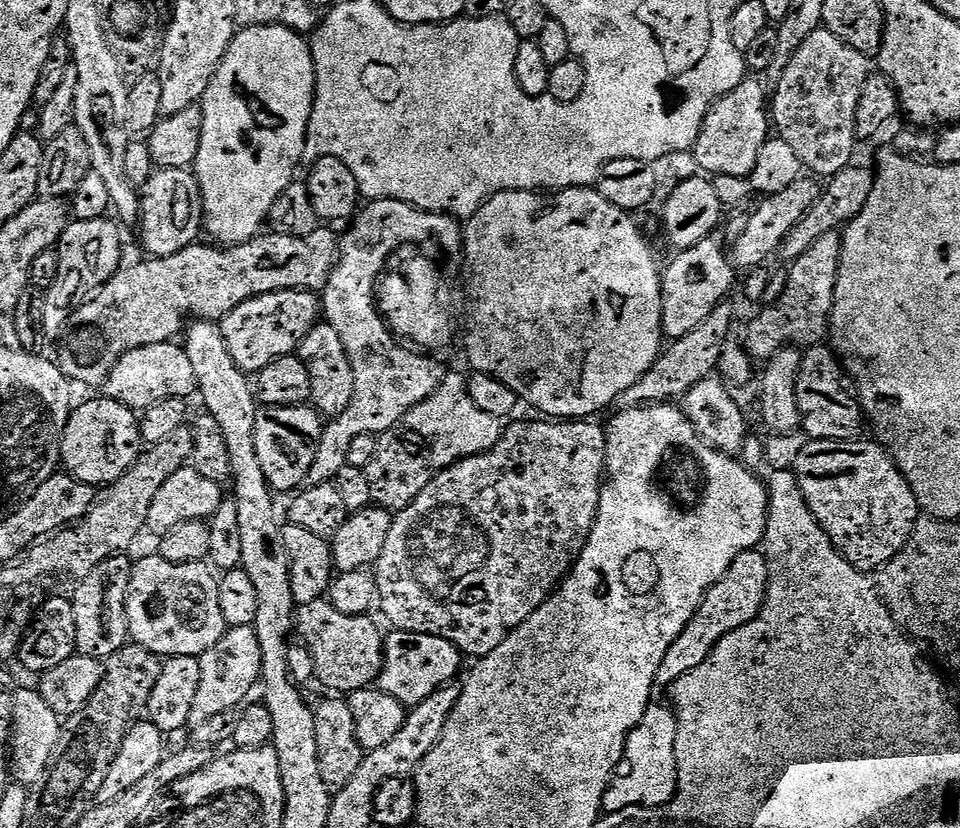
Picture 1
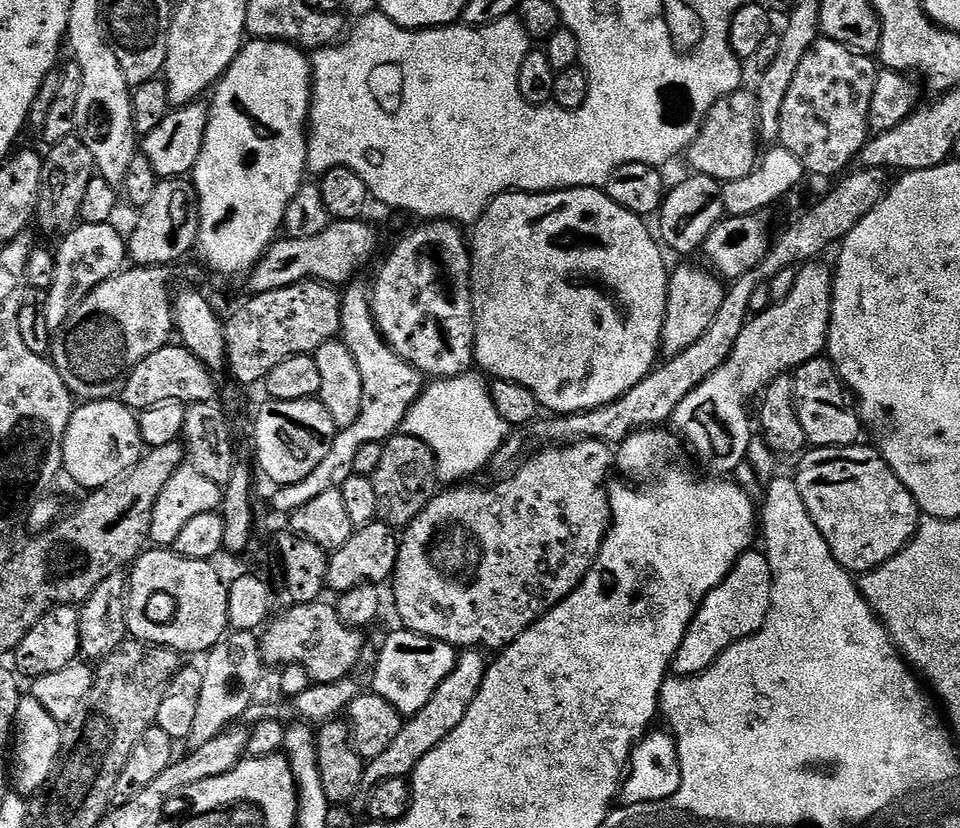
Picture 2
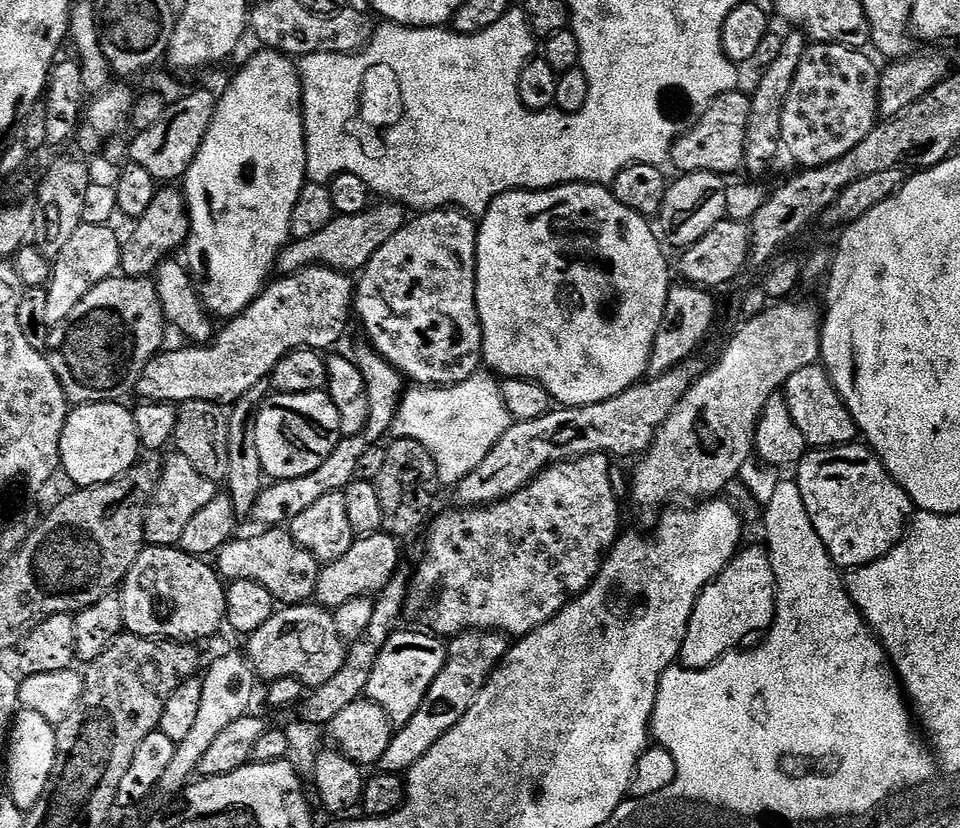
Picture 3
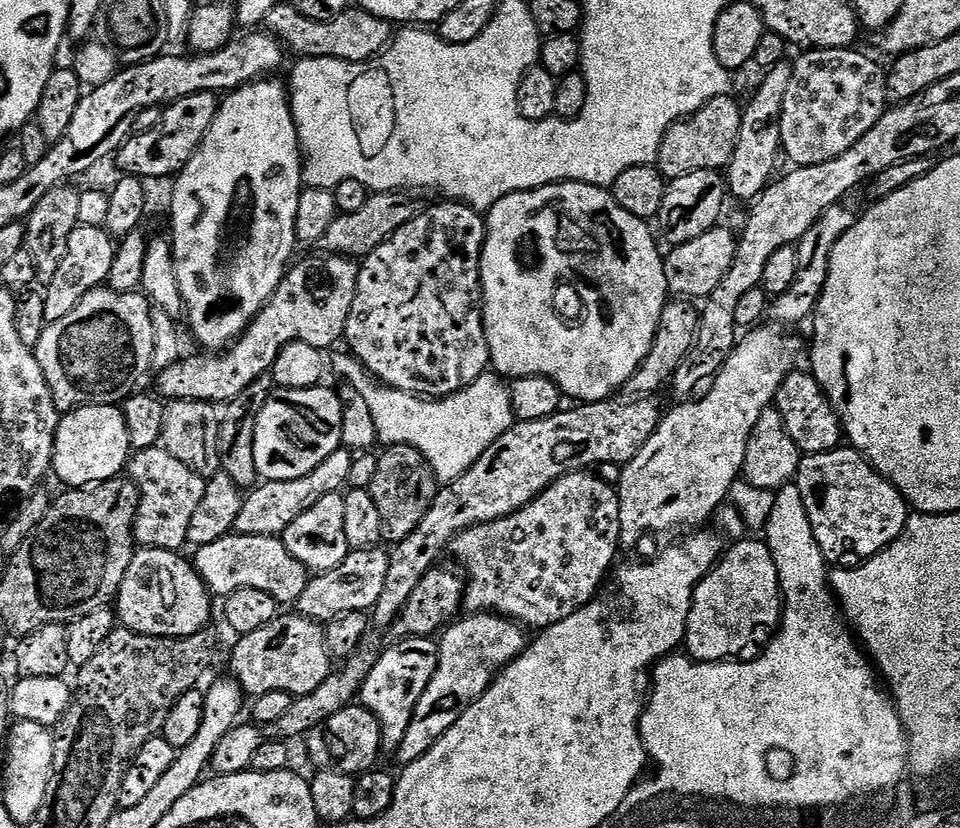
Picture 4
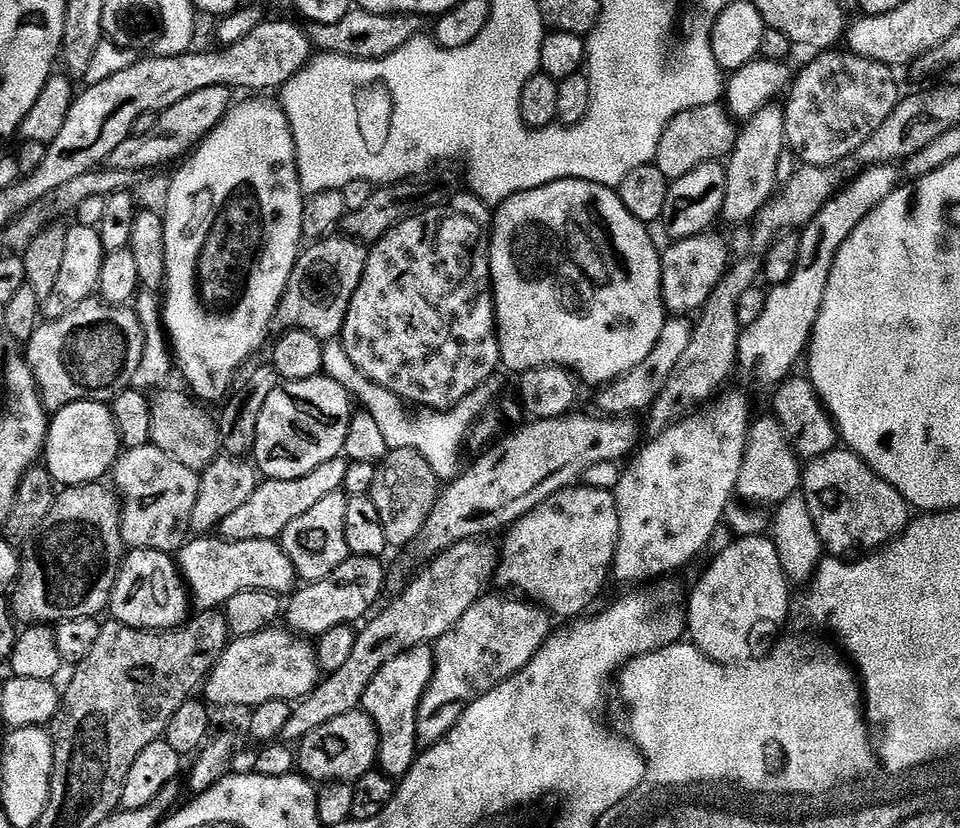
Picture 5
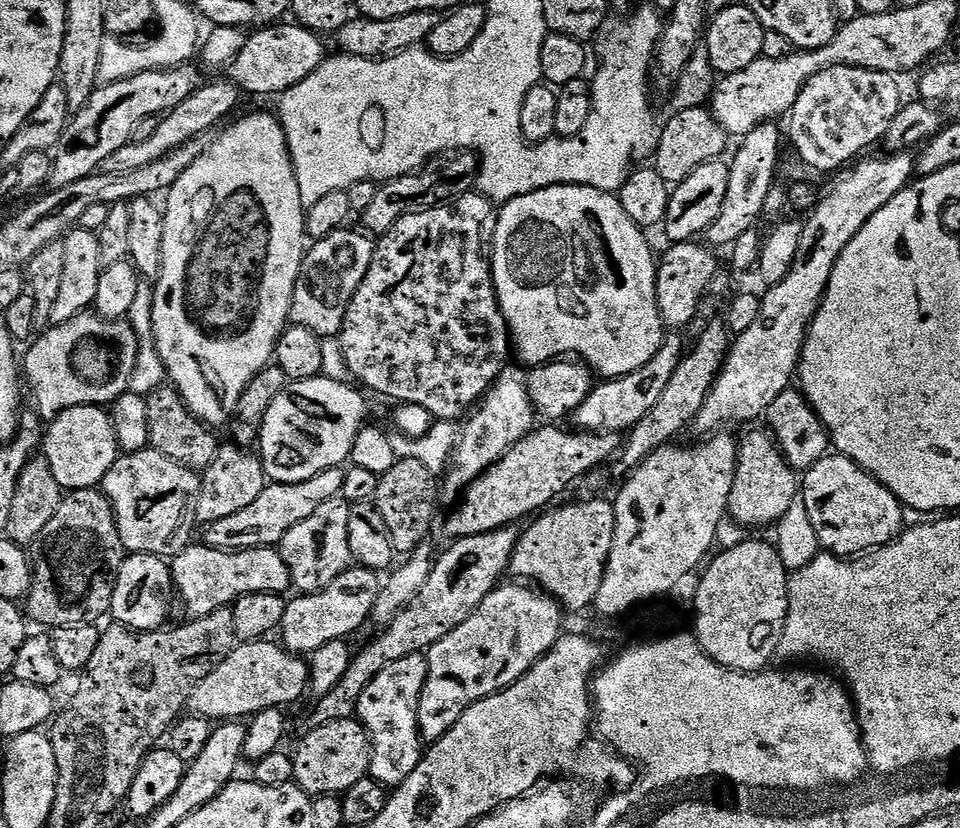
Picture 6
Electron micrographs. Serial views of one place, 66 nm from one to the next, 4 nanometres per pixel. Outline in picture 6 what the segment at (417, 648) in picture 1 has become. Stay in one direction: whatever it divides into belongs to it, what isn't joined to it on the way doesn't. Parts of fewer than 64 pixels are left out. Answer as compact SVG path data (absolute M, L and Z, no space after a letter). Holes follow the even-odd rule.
M417 654L415 656L407 656L406 658L398 658L398 662L387 664L372 679L370 686L366 686L366 690L362 690L360 701L356 707L356 716L372 738L372 766L370 776L378 783L392 790L399 788L401 784L404 784L410 778L410 774L414 774L414 770L420 765L420 760L426 751L425 741L420 734L418 706L422 698L422 690L426 686L427 677L427 655Z

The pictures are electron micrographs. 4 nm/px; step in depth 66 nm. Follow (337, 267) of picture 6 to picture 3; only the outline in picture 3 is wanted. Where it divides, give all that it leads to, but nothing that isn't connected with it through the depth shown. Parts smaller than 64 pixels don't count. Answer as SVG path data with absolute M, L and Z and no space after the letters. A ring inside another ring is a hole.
M315 264L289 276L280 276L265 287L241 316L229 319L224 333L221 336L219 333L207 346L185 346L157 354L146 370L142 370L136 392L141 401L157 400L179 406L191 400L208 400L232 406L248 390L267 381L274 366L278 366L286 354L300 348L325 350L338 343L353 312L351 275Z

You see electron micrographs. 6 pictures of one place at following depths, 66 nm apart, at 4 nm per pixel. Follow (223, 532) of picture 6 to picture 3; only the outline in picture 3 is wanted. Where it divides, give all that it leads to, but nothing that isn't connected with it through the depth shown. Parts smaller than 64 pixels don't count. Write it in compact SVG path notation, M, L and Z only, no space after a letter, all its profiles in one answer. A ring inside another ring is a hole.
M361 342L357 346L354 359L366 382L366 398L370 398L370 418L366 426L357 436L341 439L339 446L332 451L330 458L326 458L326 462L322 462L322 466L318 466L318 470L302 478L277 480L264 487L258 494L258 502L252 511L254 520L257 520L260 526L291 525L292 520L298 518L302 510L314 506L318 498L341 491L350 481L356 479L358 461L362 459L362 454L366 454L368 448L379 445L384 435L389 435L400 399L406 391L406 381L398 369L390 366L390 362L386 362L386 358L379 356L367 343Z

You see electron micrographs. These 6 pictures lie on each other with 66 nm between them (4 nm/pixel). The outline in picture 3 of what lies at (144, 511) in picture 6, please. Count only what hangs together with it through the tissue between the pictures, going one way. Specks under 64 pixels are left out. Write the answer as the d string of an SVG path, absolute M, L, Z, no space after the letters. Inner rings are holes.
M172 454L172 457L161 467L156 481L156 493L148 504L148 513L144 519L144 539L152 546L176 546L182 538L182 530L206 502L213 500L218 495L218 488L210 478L198 474L190 462L179 454Z

